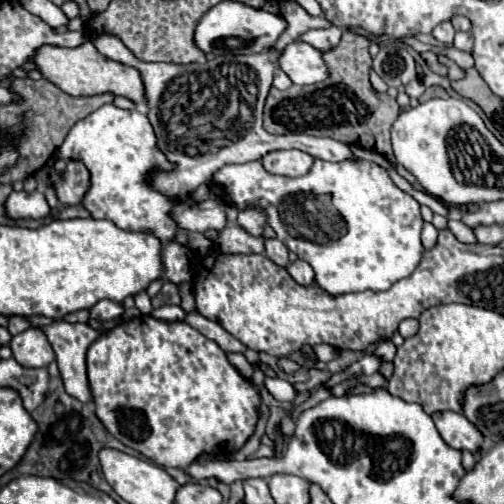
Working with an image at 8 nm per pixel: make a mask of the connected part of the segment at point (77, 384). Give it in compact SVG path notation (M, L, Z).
M56 320L42 330L46 332L56 352L56 362L66 392L80 402L92 402L86 374L86 352L90 344L100 336L100 332L88 324L68 324L64 320Z

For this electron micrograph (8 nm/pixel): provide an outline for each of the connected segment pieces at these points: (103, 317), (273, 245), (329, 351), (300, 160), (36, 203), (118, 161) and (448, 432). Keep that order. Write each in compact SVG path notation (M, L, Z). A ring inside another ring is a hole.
M100 300L98 304L94 304L90 308L90 316L100 320L100 322L110 322L110 320L118 320L122 316L124 308L122 304L118 302L112 302L112 300Z
M272 238L272 240L266 240L266 256L274 262L274 264L278 264L278 266L282 266L282 268L286 268L288 266L288 248L280 242L280 240L276 240L276 238Z
M327 344L313 346L313 351L316 354L318 361L329 362L336 356L336 350Z
M276 150L262 158L262 166L270 174L280 174L280 176L290 176L290 178L306 176L312 164L314 164L314 158L300 150Z
M42 190L34 192L12 192L6 200L6 212L10 218L34 218L42 220L48 216L50 208Z
M104 104L96 112L80 120L58 148L68 160L80 160L90 172L90 188L82 198L82 206L92 218L108 218L124 230L158 236L162 248L174 242L178 222L172 218L174 200L152 186L150 172L174 170L174 164L162 156L154 128L148 116L138 110L122 110L114 104Z
M436 412L432 414L432 420L442 436L442 440L456 450L468 450L468 452L478 452L484 444L484 436L466 420L464 414L460 412Z

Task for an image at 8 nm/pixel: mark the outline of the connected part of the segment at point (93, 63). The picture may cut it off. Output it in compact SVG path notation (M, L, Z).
M86 42L78 48L54 48L54 46L42 46L34 62L38 64L40 72L46 76L46 80L54 82L58 88L62 88L70 96L98 96L98 94L114 94L124 96L132 100L134 104L146 102L146 88L142 84L142 76L136 68L124 66L120 62L114 62L106 56L102 56L92 42Z

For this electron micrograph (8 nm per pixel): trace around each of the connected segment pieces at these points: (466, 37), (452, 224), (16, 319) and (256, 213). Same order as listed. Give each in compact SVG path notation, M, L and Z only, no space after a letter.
M456 32L454 46L462 52L472 52L472 34L470 32Z
M448 220L448 230L450 230L458 240L462 240L462 244L476 244L476 242L478 242L476 236L474 236L474 232L472 232L466 224L462 224L460 220Z
M10 316L10 324L8 324L8 332L10 332L12 336L16 336L16 334L24 332L24 330L26 330L28 326L30 326L30 324L26 322L26 318L22 318L22 316Z
M258 206L244 208L244 210L240 210L240 214L238 214L238 224L240 224L246 232L250 232L252 236L262 236L264 226L268 224L266 212L262 212L262 208L258 208Z

